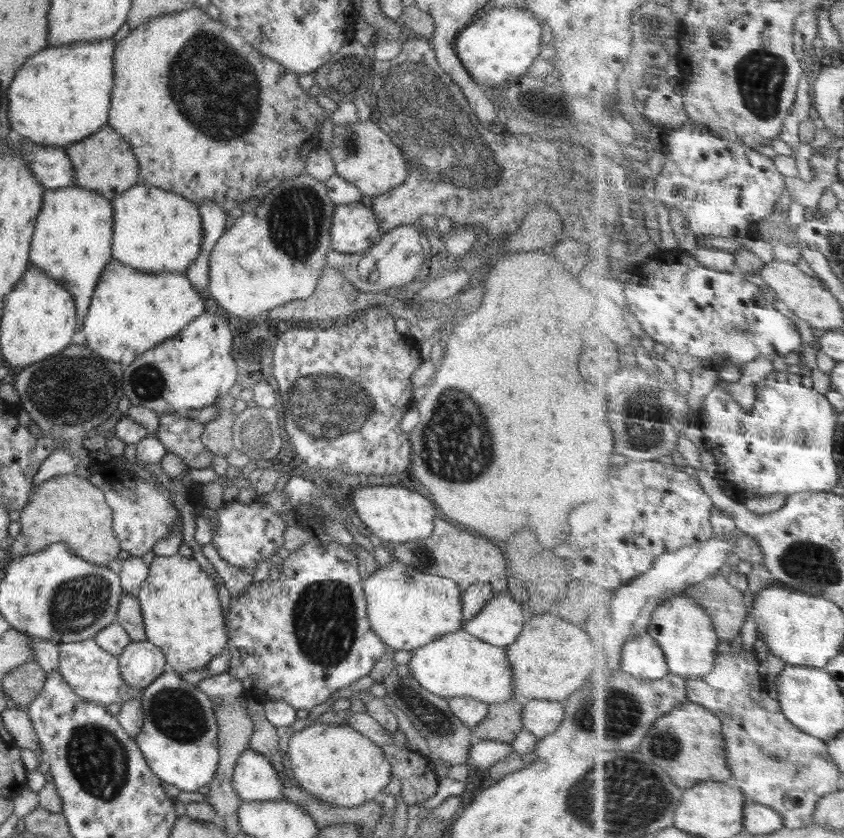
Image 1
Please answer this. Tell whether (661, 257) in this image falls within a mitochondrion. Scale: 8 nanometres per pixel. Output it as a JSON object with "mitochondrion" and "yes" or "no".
{"mitochondrion":"no"}

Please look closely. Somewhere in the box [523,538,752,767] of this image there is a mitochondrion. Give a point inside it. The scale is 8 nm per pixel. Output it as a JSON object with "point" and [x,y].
{"point":[619,717]}

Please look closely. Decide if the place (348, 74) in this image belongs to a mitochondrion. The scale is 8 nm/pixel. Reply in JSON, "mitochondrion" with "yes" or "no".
{"mitochondrion":"yes"}

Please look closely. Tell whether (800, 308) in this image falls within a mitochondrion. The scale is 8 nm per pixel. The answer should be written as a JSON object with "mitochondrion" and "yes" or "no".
{"mitochondrion":"no"}

